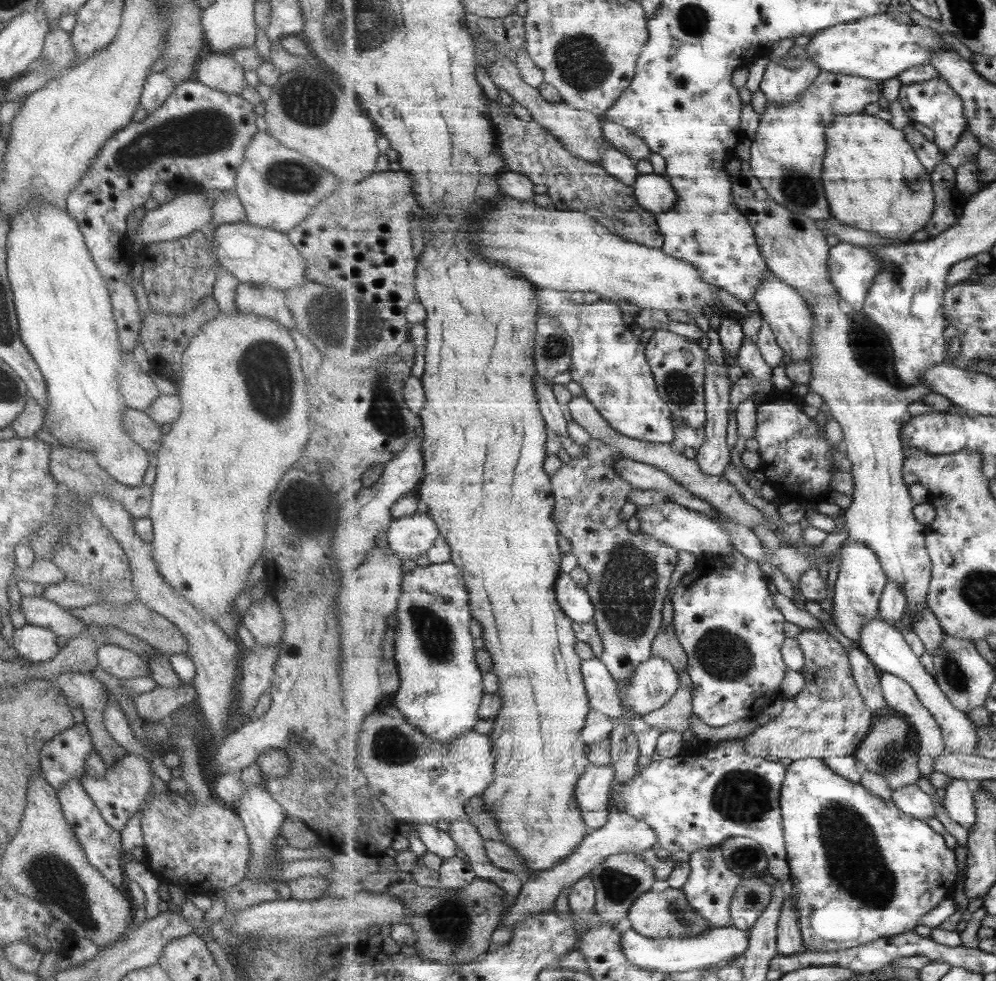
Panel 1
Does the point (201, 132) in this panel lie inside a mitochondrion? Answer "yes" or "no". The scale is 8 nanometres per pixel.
yes

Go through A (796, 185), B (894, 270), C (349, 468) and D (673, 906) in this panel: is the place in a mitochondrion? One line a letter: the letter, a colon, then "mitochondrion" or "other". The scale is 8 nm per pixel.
A: mitochondrion
B: mitochondrion
C: other
D: mitochondrion

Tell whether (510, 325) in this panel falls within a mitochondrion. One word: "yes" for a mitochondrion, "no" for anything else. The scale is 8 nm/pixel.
no

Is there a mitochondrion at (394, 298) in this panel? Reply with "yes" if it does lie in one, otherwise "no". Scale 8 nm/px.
no

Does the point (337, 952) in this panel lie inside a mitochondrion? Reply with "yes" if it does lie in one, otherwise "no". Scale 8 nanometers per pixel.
no

